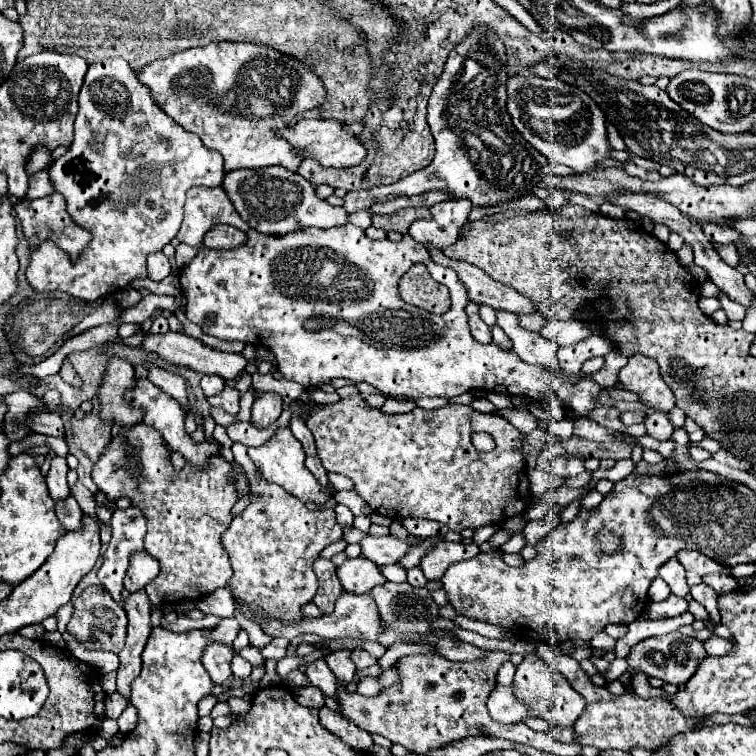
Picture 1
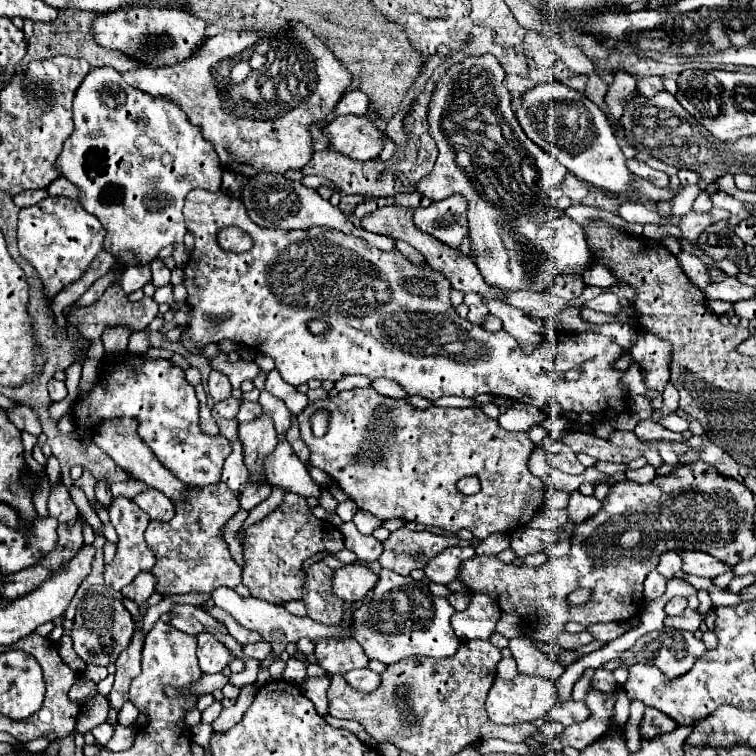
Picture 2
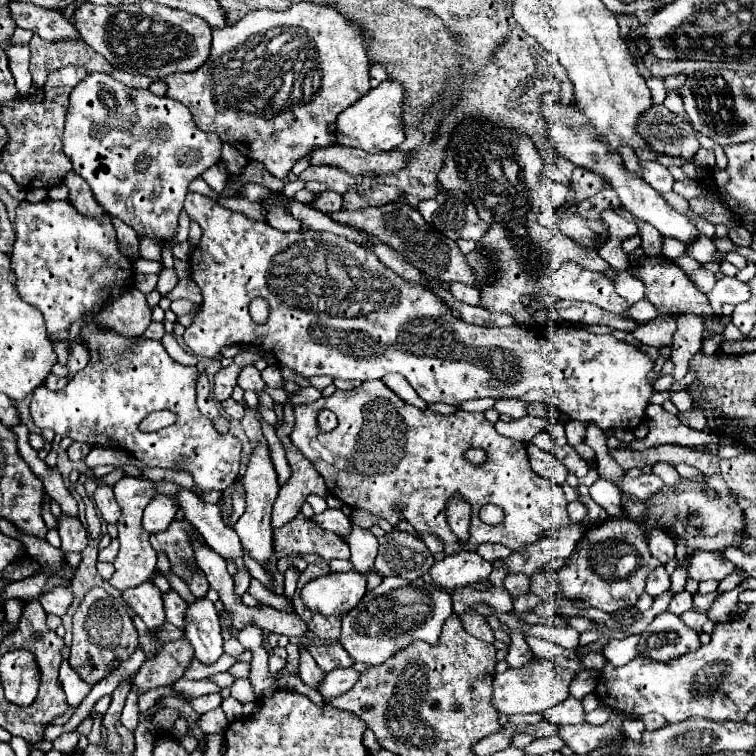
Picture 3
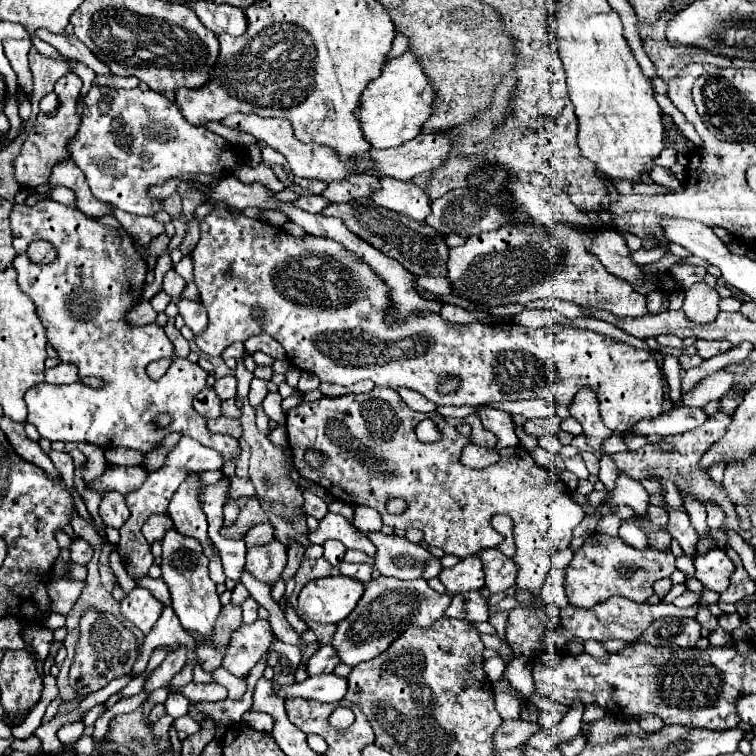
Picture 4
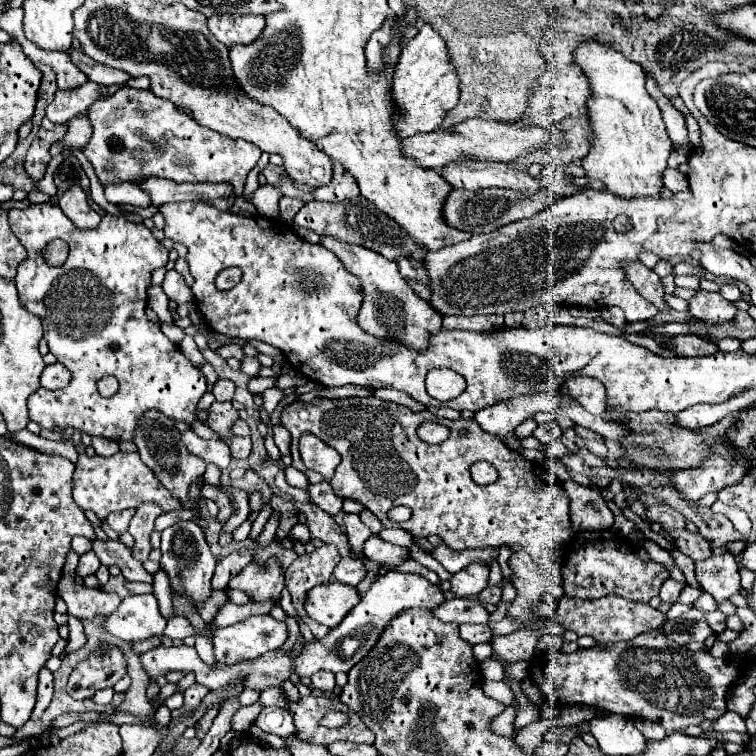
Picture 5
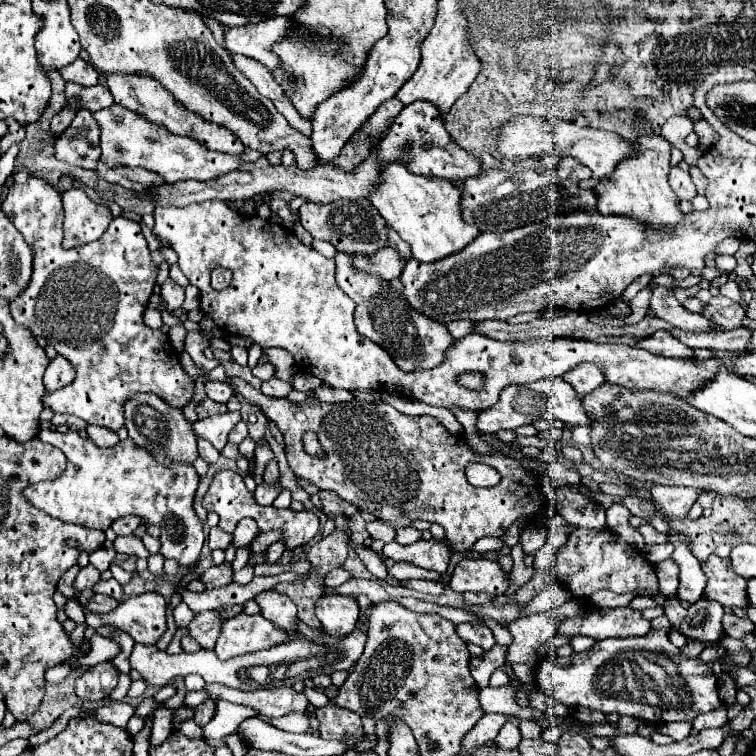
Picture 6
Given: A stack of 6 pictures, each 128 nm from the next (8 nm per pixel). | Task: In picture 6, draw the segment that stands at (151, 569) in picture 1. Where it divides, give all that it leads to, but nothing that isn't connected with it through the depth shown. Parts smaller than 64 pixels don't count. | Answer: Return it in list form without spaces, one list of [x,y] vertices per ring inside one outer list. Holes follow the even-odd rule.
[[[144,592],[118,604],[116,610],[94,614],[84,610],[86,624],[92,628],[116,626],[126,630],[134,642],[154,646],[166,632],[166,600],[158,592]]]

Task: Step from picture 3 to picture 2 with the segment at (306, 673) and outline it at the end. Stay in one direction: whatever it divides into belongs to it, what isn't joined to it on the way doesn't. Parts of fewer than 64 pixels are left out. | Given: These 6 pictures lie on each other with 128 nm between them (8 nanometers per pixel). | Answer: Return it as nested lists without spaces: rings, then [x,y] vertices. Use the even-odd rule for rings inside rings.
[[[308,676],[302,682],[304,696],[314,702],[314,706],[316,706],[320,716],[324,716],[328,712],[328,702],[326,702],[328,686],[330,686],[330,678],[328,676]]]

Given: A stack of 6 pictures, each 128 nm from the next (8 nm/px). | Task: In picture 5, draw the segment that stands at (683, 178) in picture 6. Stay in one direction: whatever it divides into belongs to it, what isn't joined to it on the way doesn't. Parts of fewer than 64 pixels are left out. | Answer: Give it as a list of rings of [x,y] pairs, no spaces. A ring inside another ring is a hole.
[[[666,168],[664,170],[664,186],[670,190],[670,192],[688,192],[690,186],[688,186],[688,178],[680,172],[680,170],[672,170],[672,168]]]

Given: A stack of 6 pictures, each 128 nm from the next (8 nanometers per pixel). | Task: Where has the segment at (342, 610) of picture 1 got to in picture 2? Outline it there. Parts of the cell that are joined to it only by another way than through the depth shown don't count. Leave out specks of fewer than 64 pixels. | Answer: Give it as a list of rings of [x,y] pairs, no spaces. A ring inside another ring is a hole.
[[[220,586],[218,590],[214,590],[212,598],[214,598],[214,604],[216,604],[218,608],[222,608],[224,612],[228,612],[240,626],[262,634],[262,638],[264,638],[268,644],[272,644],[272,650],[278,657],[286,650],[286,646],[288,646],[290,642],[298,642],[300,638],[318,640],[318,638],[342,636],[342,628],[340,628],[340,626],[328,628],[328,626],[324,626],[324,624],[316,624],[316,622],[310,620],[308,616],[294,616],[294,614],[286,612],[282,606],[278,606],[278,604],[270,604],[270,602],[260,600],[260,598],[242,598],[234,588]]]

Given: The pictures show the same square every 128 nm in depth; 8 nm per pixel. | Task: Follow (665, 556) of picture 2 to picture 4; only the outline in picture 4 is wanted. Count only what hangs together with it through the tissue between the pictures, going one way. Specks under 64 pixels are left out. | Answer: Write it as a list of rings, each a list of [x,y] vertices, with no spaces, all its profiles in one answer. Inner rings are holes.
[[[584,388],[578,396],[574,396],[574,400],[570,404],[570,416],[582,424],[584,434],[588,436],[588,444],[592,446],[592,452],[600,458],[602,456],[602,440],[608,438],[612,432],[608,428],[604,428],[604,422],[600,420],[598,406],[600,404],[596,400],[596,394],[590,388]],[[620,472],[608,506],[630,506],[630,508],[634,508],[636,516],[644,520],[644,514],[648,508],[648,492],[640,482],[632,480]],[[594,514],[594,516],[585,516],[584,520],[574,529],[573,538],[570,544],[572,551],[578,550],[584,543],[586,538],[591,536],[596,531],[596,526],[600,520],[600,514]],[[648,532],[646,536],[648,536],[650,546],[656,548],[656,550],[668,550],[668,544],[670,544],[670,540],[672,540],[666,532]]]

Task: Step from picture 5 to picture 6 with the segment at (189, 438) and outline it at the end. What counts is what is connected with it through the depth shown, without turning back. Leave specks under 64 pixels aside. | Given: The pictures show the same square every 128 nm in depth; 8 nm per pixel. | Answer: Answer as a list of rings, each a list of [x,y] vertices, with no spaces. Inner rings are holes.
[[[226,412],[226,414],[218,414],[218,416],[210,416],[204,420],[196,420],[194,422],[194,432],[204,436],[206,440],[210,440],[214,444],[214,448],[222,450],[224,444],[228,442],[228,432],[242,420],[240,412]]]

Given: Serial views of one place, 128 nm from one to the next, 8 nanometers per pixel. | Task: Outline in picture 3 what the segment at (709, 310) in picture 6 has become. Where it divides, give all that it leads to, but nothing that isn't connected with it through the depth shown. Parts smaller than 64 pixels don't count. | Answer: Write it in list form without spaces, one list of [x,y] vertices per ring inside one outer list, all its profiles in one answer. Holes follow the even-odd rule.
[[[704,268],[692,272],[690,278],[692,278],[692,282],[696,284],[696,288],[700,288],[700,292],[704,292],[704,294],[708,294],[708,292],[714,288],[714,284],[716,284],[714,274],[708,272],[708,270],[704,270]],[[684,314],[678,316],[678,328],[672,336],[672,362],[674,362],[674,380],[680,380],[688,372],[690,358],[702,346],[702,330],[706,326],[706,316]]]

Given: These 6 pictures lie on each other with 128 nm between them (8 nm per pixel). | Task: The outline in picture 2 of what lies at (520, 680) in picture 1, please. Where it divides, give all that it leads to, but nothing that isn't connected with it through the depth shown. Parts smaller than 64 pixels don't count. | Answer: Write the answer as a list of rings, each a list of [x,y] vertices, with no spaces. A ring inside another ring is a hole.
[[[528,636],[512,638],[508,648],[512,650],[512,656],[518,662],[518,672],[528,674],[528,676],[544,676],[544,678],[552,680],[552,684],[556,684],[560,680],[564,668],[556,660],[546,656],[544,652],[536,650]],[[556,700],[556,704],[552,706],[552,710],[546,714],[548,720],[560,722],[562,726],[572,726],[572,724],[580,724],[590,716],[590,708],[584,702],[560,702]]]

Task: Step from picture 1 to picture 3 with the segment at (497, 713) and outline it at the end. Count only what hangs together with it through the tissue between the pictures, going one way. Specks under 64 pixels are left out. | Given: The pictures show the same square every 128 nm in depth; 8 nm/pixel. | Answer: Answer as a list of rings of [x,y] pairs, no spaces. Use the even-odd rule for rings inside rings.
[[[534,658],[518,670],[506,670],[504,674],[494,676],[494,694],[492,700],[496,708],[504,714],[528,714],[528,712],[548,712],[558,702],[564,702],[570,695],[569,686],[576,672],[556,666],[552,660]]]

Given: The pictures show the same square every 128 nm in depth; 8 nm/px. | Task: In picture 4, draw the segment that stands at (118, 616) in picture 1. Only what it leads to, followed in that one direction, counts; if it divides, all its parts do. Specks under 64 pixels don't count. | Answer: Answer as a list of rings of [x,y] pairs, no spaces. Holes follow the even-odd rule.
[[[88,610],[80,620],[80,640],[76,644],[76,656],[70,668],[70,686],[76,694],[88,696],[104,688],[110,680],[128,674],[138,658],[138,644],[134,634],[110,612]]]

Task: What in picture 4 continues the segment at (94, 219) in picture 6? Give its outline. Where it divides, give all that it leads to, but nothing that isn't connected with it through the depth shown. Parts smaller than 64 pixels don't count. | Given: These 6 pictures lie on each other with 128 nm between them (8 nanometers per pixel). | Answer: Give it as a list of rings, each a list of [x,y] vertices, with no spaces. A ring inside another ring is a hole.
[[[58,186],[50,192],[50,198],[68,206],[68,208],[76,208],[76,192],[70,190],[70,188],[64,188],[64,186]]]

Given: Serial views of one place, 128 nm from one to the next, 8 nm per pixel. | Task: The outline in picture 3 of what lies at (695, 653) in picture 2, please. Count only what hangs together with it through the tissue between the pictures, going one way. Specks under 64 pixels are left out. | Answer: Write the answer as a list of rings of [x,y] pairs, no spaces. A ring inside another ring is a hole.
[[[672,612],[658,614],[650,622],[650,626],[640,634],[638,642],[640,654],[660,662],[668,662],[696,648],[700,648],[698,634]]]

